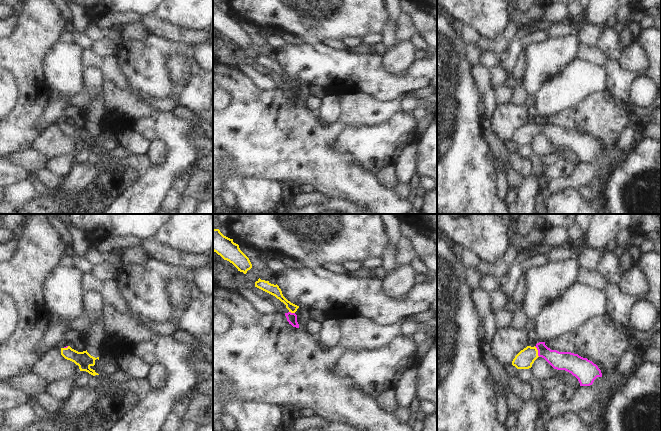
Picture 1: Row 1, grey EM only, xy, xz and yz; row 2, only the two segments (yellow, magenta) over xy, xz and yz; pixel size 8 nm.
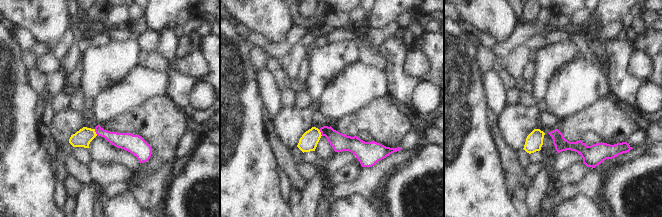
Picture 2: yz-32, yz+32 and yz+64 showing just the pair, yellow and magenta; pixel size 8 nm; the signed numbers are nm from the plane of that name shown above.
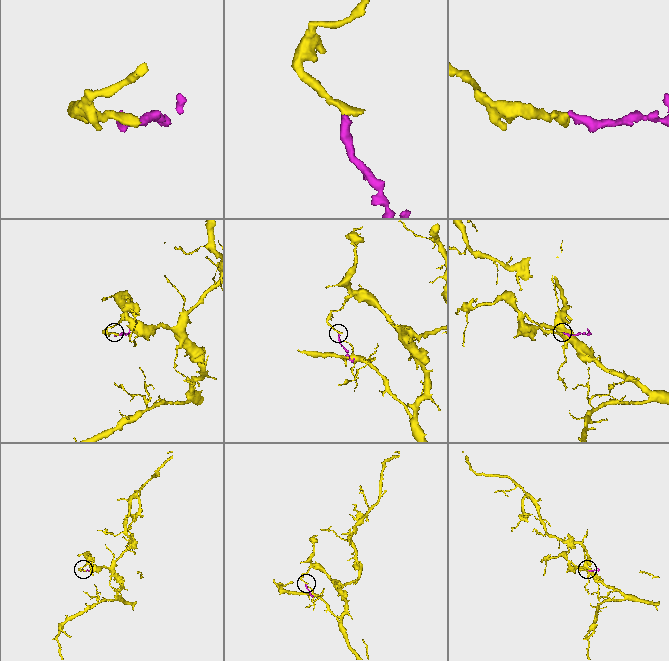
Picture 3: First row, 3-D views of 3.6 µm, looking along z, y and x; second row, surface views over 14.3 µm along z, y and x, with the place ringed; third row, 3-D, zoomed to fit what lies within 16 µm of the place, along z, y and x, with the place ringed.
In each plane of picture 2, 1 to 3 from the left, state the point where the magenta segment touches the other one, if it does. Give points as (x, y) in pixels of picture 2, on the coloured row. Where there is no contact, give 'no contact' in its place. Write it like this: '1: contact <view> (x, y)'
1: contact yz-32 (95, 132)
2: contact yz+32 (320, 132)
3: no contact

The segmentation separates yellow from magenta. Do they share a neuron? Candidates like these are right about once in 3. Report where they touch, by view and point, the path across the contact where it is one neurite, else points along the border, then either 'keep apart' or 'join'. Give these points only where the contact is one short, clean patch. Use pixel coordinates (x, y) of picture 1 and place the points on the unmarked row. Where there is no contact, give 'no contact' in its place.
meets yellow in yz at (537, 127); runs through yz (525, 134), (537, 127), (566, 137); join

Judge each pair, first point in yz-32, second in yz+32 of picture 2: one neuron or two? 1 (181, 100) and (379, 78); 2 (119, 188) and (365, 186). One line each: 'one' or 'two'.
1: two
2: one

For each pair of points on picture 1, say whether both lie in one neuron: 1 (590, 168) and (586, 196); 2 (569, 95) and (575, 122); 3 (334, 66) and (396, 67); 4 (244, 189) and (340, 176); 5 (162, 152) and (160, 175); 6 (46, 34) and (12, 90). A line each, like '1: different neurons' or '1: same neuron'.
1: different neurons
2: different neurons
3: different neurons
4: different neurons
5: different neurons
6: different neurons

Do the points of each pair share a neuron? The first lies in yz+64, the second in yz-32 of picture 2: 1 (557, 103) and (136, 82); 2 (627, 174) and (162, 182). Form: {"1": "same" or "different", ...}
{"1": "same", "2": "different"}

